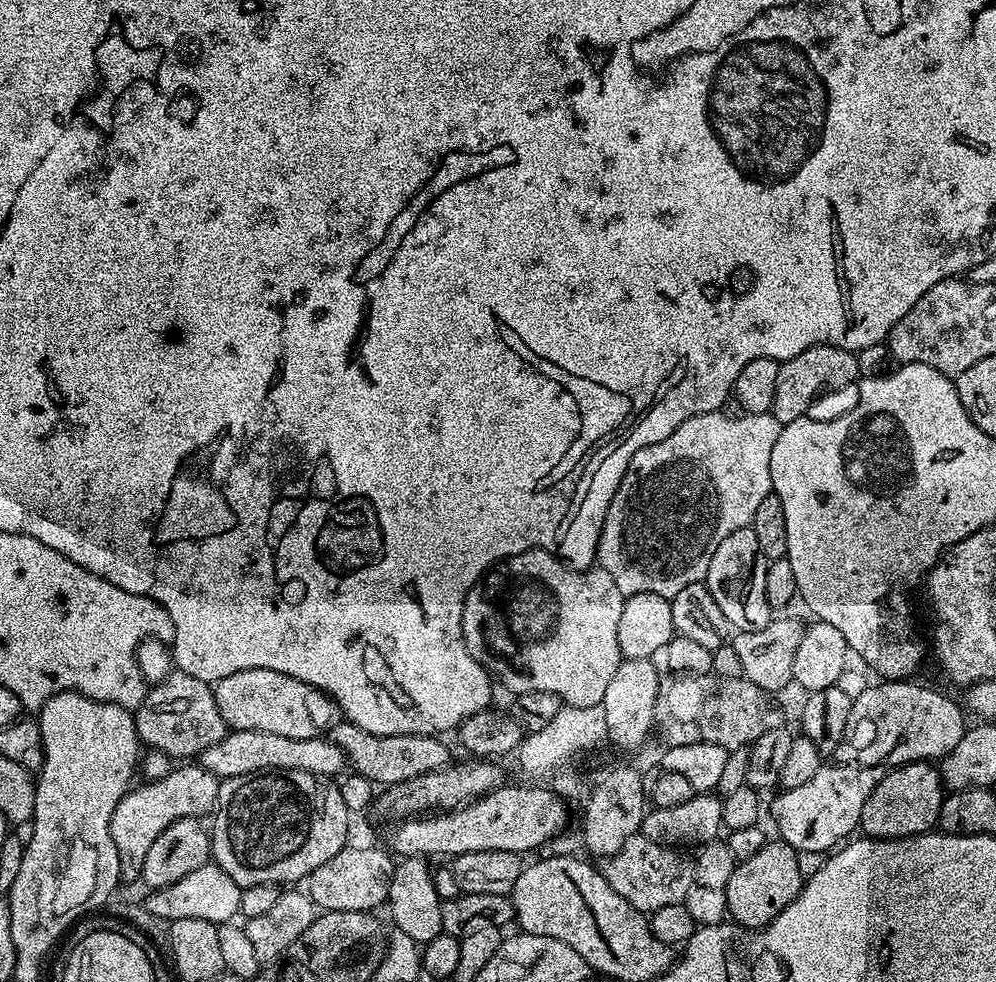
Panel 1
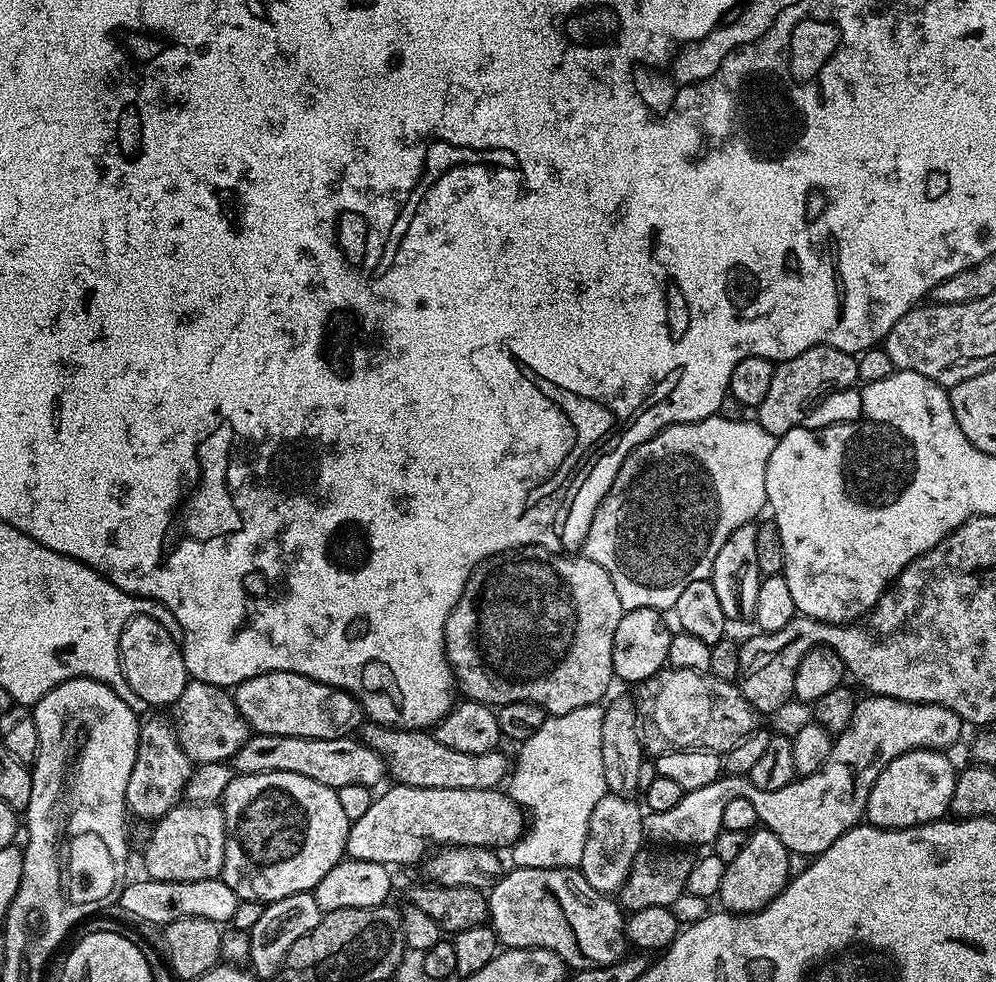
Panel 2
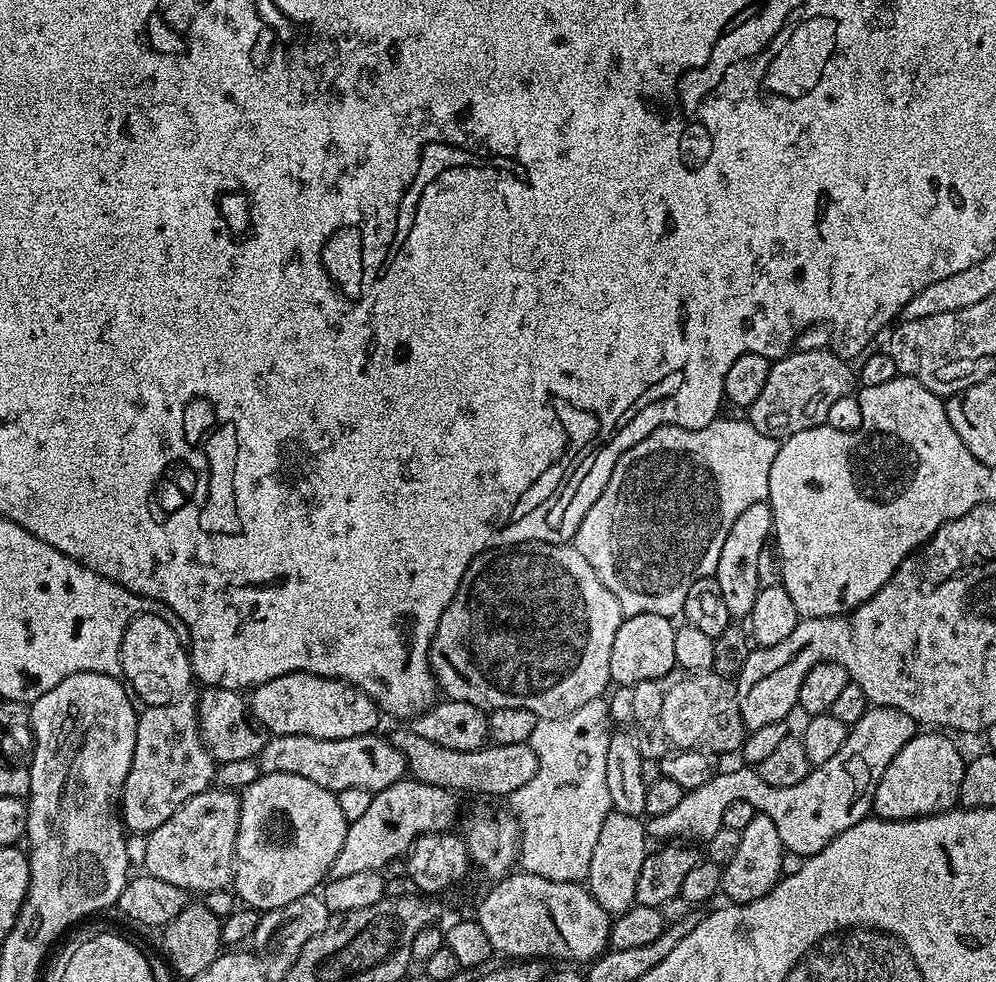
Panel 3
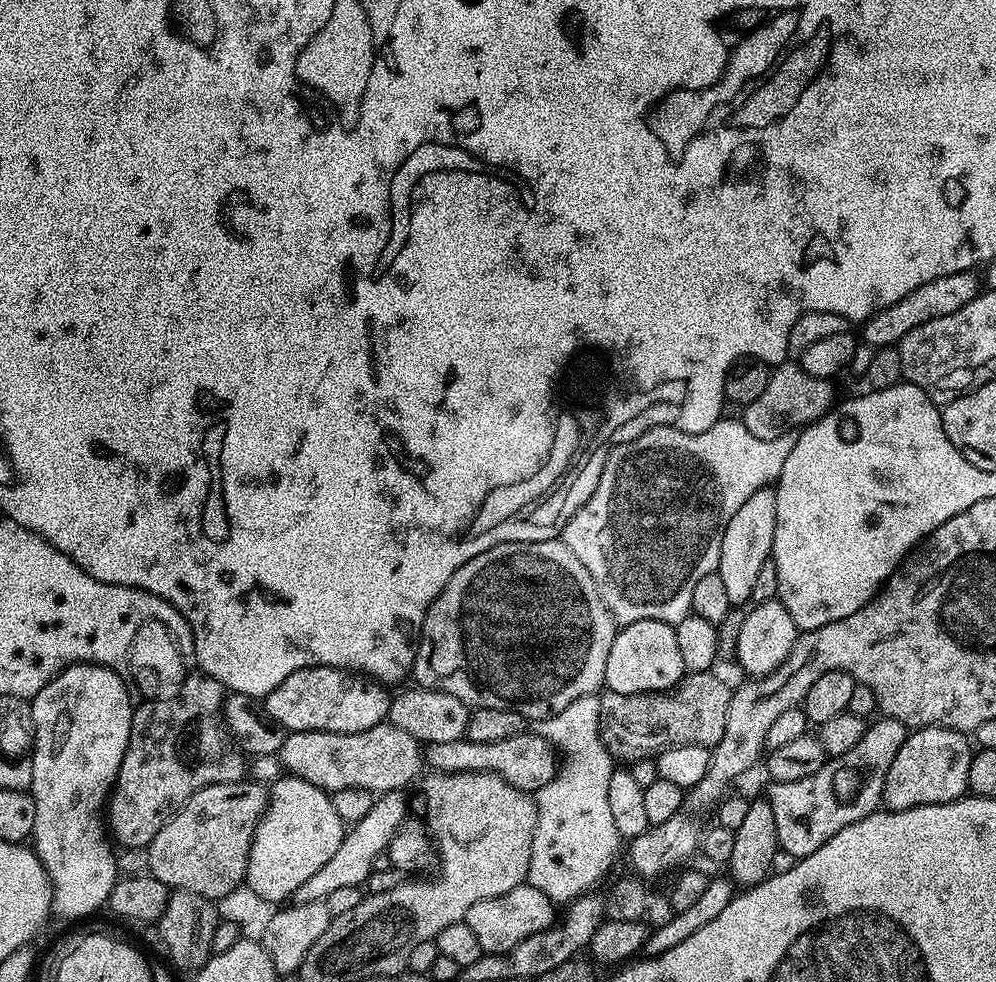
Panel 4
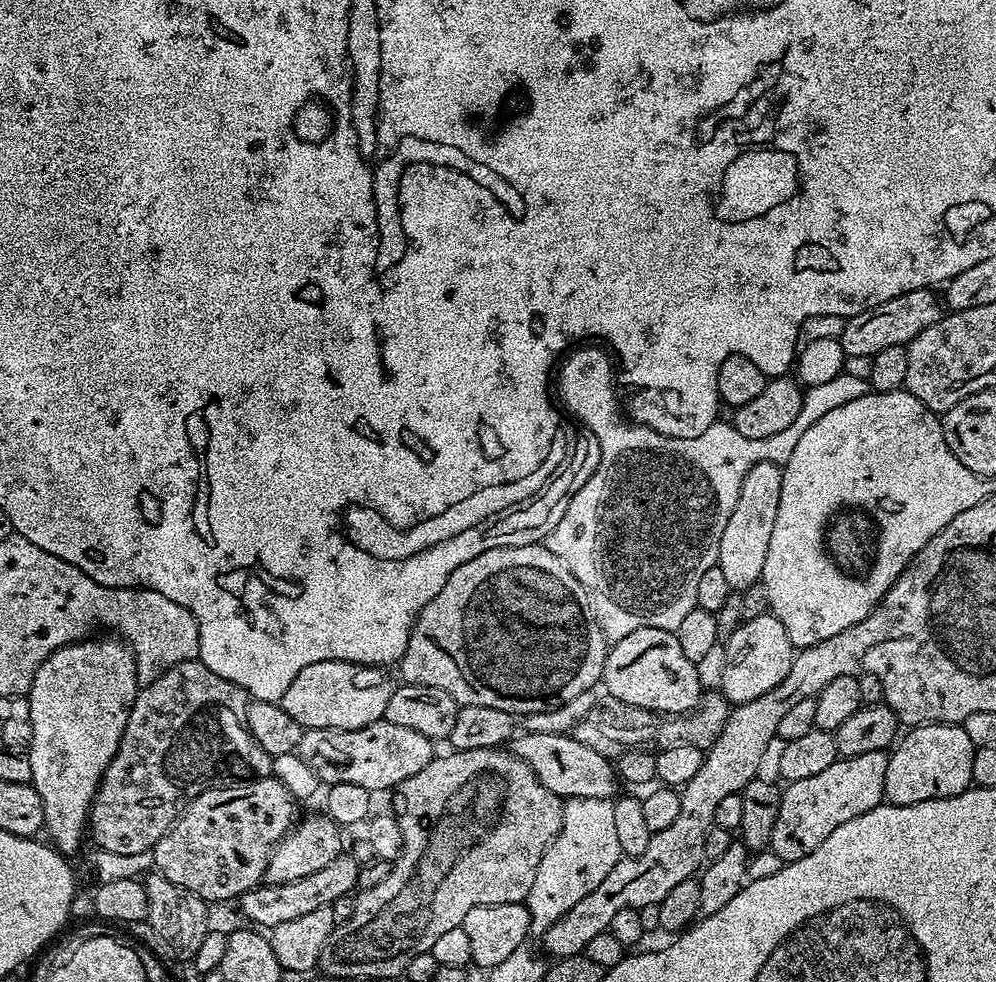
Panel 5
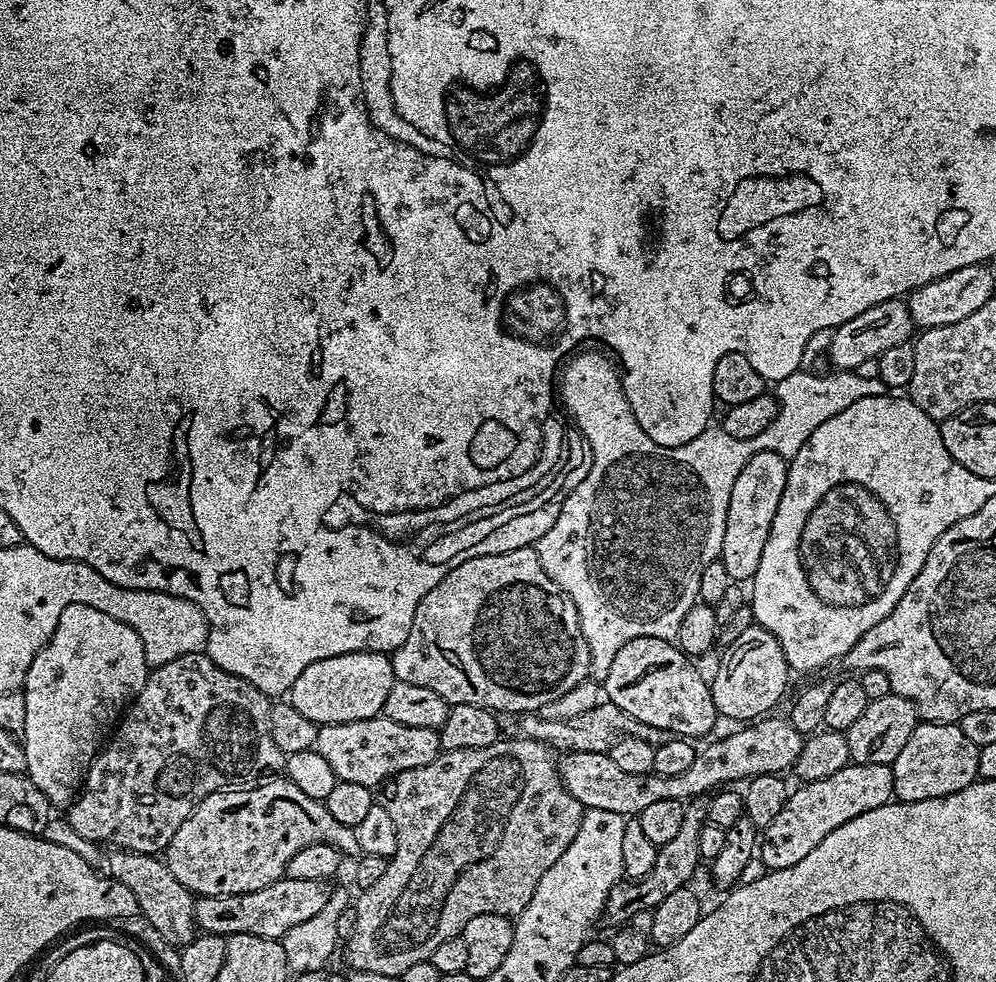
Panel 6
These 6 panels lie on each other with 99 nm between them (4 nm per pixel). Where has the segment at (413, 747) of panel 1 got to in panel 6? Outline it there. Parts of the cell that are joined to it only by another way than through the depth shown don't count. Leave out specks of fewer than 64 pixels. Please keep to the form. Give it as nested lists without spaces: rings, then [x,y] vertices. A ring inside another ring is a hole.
[[[769,714],[761,719],[745,723],[737,732],[701,747],[694,762],[682,774],[659,776],[650,771],[644,774],[629,774],[617,767],[608,752],[569,751],[563,761],[559,761],[560,780],[578,798],[585,809],[611,810],[625,818],[636,818],[646,806],[654,802],[683,800],[691,802],[697,798],[735,785],[735,780],[747,782],[753,776],[784,774],[795,765],[798,754],[802,754],[805,733],[794,730],[794,726],[783,715]]]

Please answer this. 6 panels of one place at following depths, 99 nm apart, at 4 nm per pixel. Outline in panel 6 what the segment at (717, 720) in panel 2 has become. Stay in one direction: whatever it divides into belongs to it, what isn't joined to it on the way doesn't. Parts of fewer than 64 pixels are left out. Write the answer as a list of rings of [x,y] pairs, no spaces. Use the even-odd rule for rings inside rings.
[[[599,702],[592,710],[587,710],[580,717],[568,720],[547,718],[543,720],[540,712],[513,712],[507,717],[506,724],[512,727],[511,735],[517,740],[542,740],[549,745],[561,744],[564,750],[577,752],[608,752],[609,742],[615,742],[621,737],[633,736],[644,739],[647,743],[657,745],[670,739],[670,733],[661,728],[646,726],[646,722],[638,722],[630,718],[618,706],[607,702]]]

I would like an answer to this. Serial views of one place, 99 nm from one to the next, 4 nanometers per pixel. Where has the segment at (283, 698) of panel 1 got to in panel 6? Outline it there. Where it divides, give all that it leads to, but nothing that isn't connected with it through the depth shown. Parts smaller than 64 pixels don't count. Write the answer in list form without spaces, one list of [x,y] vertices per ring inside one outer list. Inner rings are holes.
[[[351,652],[338,654],[334,658],[322,658],[306,666],[306,670],[294,678],[294,686],[286,696],[294,710],[299,710],[315,724],[358,722],[362,718],[374,718],[383,713],[386,694],[390,694],[390,686],[396,681],[391,655]]]

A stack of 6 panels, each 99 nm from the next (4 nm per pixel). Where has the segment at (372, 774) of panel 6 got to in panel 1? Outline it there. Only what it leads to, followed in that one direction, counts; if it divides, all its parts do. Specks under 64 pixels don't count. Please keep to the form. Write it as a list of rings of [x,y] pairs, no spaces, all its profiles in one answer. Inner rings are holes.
[[[266,730],[229,731],[222,742],[206,746],[206,750],[200,753],[198,762],[221,780],[238,778],[242,774],[278,770],[306,770],[310,774],[336,778],[346,768],[342,750],[338,750],[338,746],[334,746],[330,738],[285,738],[282,734],[266,734]]]

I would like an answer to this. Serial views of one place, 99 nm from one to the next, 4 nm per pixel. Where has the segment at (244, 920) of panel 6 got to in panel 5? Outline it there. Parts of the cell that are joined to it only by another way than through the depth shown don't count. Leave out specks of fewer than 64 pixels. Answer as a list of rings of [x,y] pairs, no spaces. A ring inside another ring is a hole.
[[[341,854],[334,858],[334,862],[330,862],[330,866],[318,870],[318,874],[306,874],[306,878],[298,878],[285,884],[265,883],[263,886],[257,886],[239,897],[238,905],[240,904],[241,910],[244,911],[245,918],[253,920],[248,922],[261,929],[271,930],[281,922],[291,922],[293,918],[303,918],[314,910],[331,908],[335,900],[349,895],[356,888],[360,870],[361,865],[357,864],[355,856]]]

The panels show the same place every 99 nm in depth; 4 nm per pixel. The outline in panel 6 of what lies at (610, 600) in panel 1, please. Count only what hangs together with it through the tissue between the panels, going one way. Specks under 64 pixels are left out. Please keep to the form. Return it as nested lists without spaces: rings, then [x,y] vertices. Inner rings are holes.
[[[532,546],[510,550],[502,554],[470,558],[466,562],[462,562],[462,566],[450,570],[450,574],[446,574],[446,578],[442,578],[442,582],[438,582],[438,586],[434,586],[434,590],[430,590],[430,594],[426,594],[426,598],[422,598],[422,602],[418,602],[418,610],[414,610],[414,622],[406,634],[406,642],[402,642],[402,646],[391,653],[391,657],[392,669],[397,680],[410,682],[413,686],[426,686],[426,690],[434,690],[434,694],[441,696],[449,706],[473,704],[491,708],[497,714],[540,712],[544,710],[544,707],[547,709],[555,699],[562,697],[567,691],[589,679],[592,670],[590,646],[582,634],[576,604],[548,577],[546,570],[542,570],[542,562],[538,558],[535,547]]]

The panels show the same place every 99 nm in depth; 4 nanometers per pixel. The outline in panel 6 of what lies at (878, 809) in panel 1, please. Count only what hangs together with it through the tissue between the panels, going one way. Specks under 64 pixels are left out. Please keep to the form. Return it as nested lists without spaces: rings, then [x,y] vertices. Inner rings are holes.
[[[917,723],[914,734],[902,746],[898,758],[893,762],[894,796],[897,801],[909,804],[930,798],[942,798],[966,790],[978,779],[978,754],[980,747],[966,734],[962,734],[959,723],[934,724]]]

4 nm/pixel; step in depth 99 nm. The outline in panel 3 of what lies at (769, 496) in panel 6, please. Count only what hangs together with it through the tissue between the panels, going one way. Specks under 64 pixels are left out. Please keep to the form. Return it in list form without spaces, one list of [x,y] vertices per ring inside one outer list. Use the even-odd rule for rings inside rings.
[[[767,502],[755,504],[750,506],[750,510],[742,510],[742,514],[738,514],[734,526],[730,526],[730,534],[726,534],[726,542],[722,542],[715,577],[718,586],[722,586],[726,610],[730,610],[734,618],[747,618],[752,613],[754,598],[761,589],[758,582],[758,553],[769,543],[772,531],[772,507]]]

